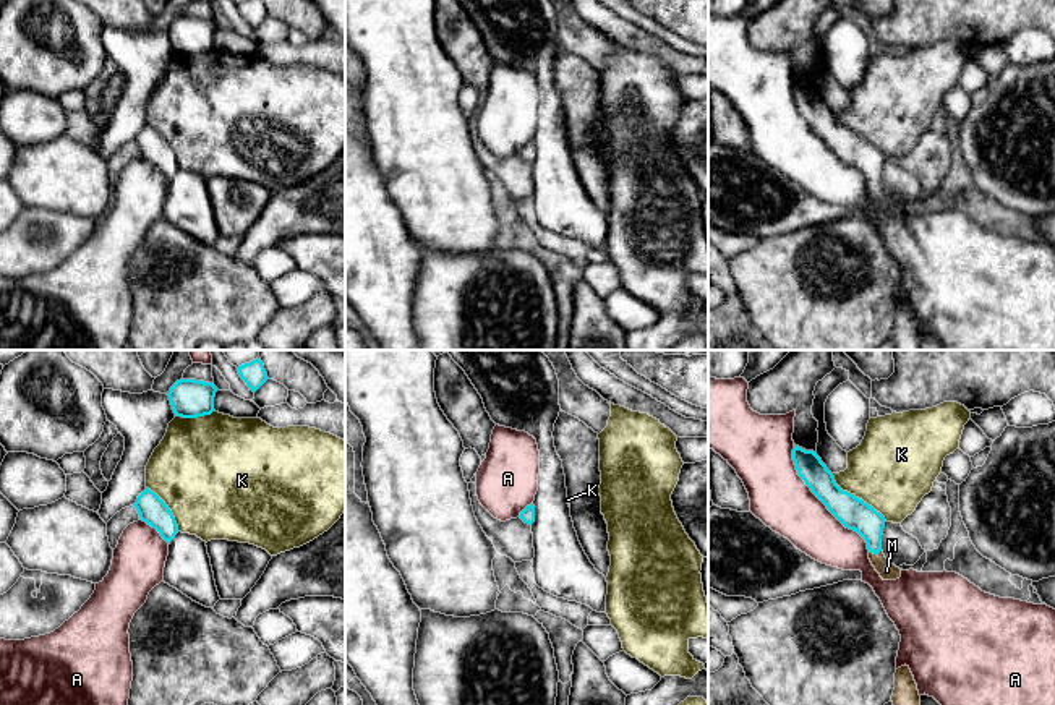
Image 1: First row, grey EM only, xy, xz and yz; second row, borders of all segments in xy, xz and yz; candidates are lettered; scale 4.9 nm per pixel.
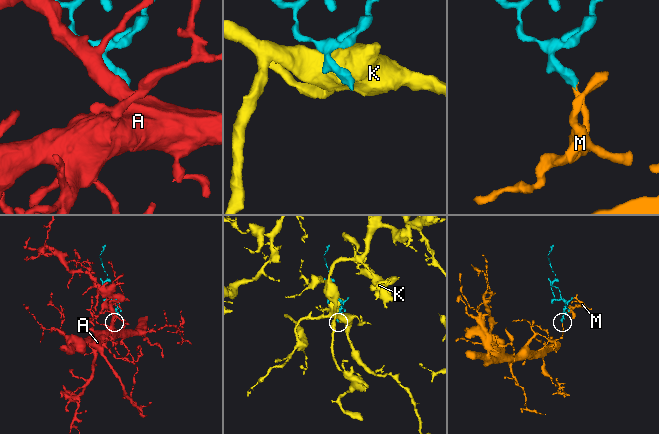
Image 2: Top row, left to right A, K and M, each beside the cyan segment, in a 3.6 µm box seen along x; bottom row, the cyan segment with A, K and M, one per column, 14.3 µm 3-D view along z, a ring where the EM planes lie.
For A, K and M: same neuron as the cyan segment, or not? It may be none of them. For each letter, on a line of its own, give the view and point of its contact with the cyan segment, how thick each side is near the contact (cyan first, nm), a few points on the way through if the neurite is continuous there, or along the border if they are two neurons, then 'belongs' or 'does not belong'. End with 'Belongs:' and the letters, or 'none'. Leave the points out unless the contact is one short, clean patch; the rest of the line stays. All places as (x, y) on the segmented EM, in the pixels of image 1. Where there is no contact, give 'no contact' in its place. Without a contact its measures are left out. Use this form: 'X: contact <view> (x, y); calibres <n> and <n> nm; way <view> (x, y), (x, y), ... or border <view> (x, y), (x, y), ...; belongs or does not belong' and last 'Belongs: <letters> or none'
A: contact yz (819, 498); calibres 160 and 300 nm; does not belong
K: contact yz (858, 498); calibres 160 and 400 nm; does not belong
M: contact yz (875, 553); calibres 160 and 90 nm; way yz (853, 512), (872, 532), (875, 553), (887, 571); belongs
Belongs: M

